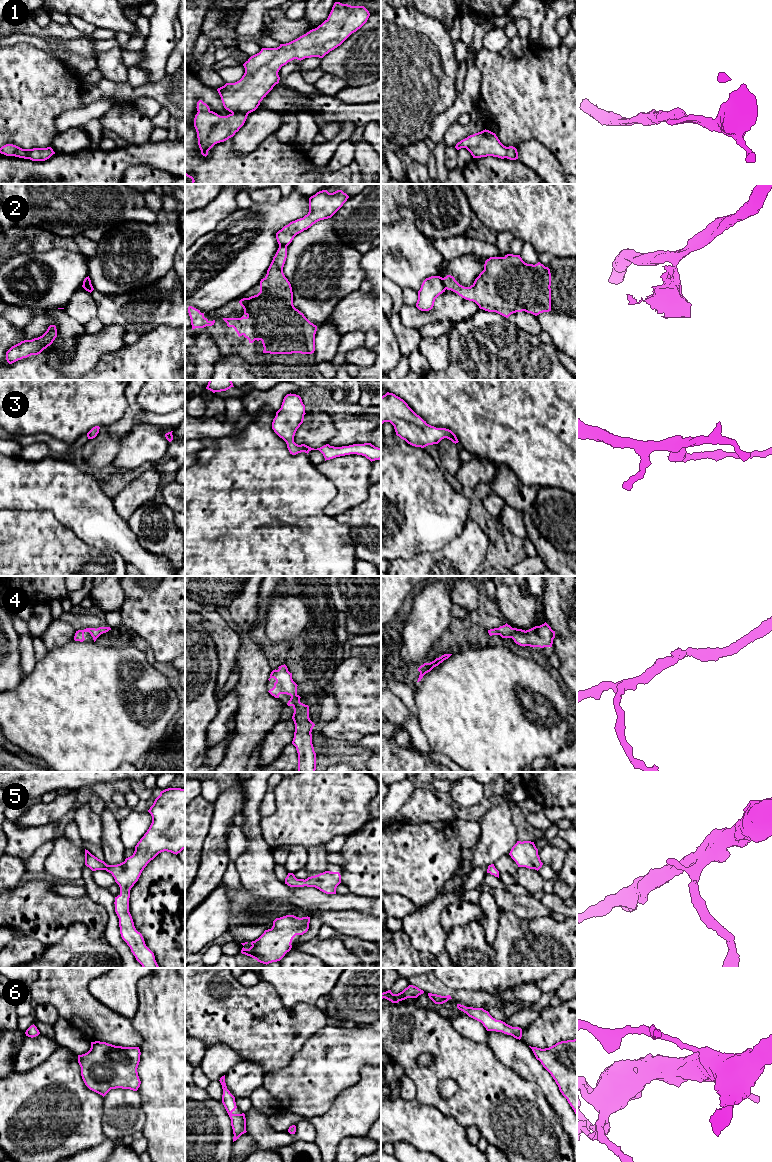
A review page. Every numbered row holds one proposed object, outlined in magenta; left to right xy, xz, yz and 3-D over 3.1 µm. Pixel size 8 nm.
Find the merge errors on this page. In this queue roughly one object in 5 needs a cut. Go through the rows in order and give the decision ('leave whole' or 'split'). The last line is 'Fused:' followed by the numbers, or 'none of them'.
1: leave whole
2: split
3: leave whole
4: leave whole
5: leave whole
6: leave whole
Fused: 2

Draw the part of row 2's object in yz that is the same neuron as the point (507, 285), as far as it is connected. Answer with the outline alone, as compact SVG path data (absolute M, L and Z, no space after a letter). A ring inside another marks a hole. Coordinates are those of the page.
M507 254L504 257L490 257L485 261L484 270L470 287L460 285L453 276L443 278L447 290L462 298L475 302L480 309L496 312L506 318L516 312L525 311L535 316L551 311L551 273L548 267L525 263L520 255Z

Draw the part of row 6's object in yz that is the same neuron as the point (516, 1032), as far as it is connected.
M457 1004L457 1008L466 1013L469 1017L481 1022L487 1031L502 1032L519 1040L522 1037L521 1028L512 1027L501 1020L496 1020L483 1008L466 1007L461 1004Z

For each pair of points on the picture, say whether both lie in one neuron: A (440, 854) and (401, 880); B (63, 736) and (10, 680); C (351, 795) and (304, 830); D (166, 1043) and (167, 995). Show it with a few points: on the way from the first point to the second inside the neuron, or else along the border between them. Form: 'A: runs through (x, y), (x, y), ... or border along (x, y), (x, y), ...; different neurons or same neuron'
A: runs through (430, 853), (411, 870); same neuron
B: border along (24, 675), (21, 681), (10, 690); different neurons
C: runs through (339, 795), (316, 818); same neuron
D: runs through (167, 1031), (167, 1007); same neuron

